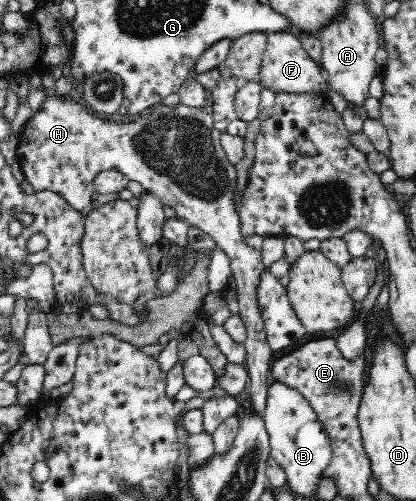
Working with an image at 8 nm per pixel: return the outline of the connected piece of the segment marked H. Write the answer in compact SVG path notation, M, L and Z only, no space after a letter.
M54 95L46 96L43 102L43 106L41 106L41 110L39 110L39 112L35 112L33 116L27 120L27 124L25 124L25 130L23 131L24 132L21 134L21 136L19 136L20 144L16 150L16 159L20 163L24 178L35 190L38 191L49 189L53 192L60 192L61 195L65 197L65 200L68 200L69 203L73 205L73 207L83 210L92 201L91 194L94 191L94 184L92 180L94 179L94 176L101 171L116 169L123 173L129 181L137 181L144 189L149 189L151 192L153 192L153 194L157 195L165 206L171 206L171 208L174 208L179 218L184 218L191 226L200 228L203 232L206 232L214 240L216 246L219 246L219 248L221 248L221 250L223 250L223 252L229 256L229 260L231 260L231 272L237 281L238 301L240 308L239 314L241 315L241 318L243 319L243 322L246 325L248 331L248 336L244 343L248 354L246 357L246 362L243 365L247 368L249 377L251 378L251 382L249 382L249 397L251 408L253 412L259 412L263 415L266 408L268 392L267 375L270 373L271 358L273 358L274 351L270 348L270 345L267 341L266 327L263 322L263 315L261 315L261 305L259 305L259 293L257 293L257 290L259 290L261 274L263 274L267 268L265 263L263 263L262 251L251 246L247 246L244 243L244 236L241 234L240 216L237 212L235 212L234 204L232 201L232 190L236 185L236 168L227 160L227 157L222 151L222 146L220 143L221 133L219 133L219 130L215 129L214 122L212 121L212 113L205 111L205 107L191 108L179 103L177 106L171 106L171 108L169 108L168 106L163 106L160 103L154 105L151 108L151 111L147 114L135 117L129 122L126 121L115 123L110 122L109 120L103 120L98 116L95 116L92 111L89 111L89 109L87 109L85 106L82 106L73 99Z

